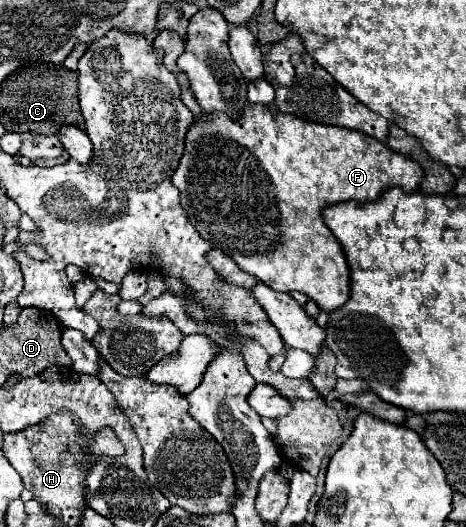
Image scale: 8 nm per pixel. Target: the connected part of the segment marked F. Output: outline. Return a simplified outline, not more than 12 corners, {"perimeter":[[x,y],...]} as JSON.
{"perimeter":[[202,113],[172,183],[200,237],[332,311],[322,209],[418,189],[366,133]]}

